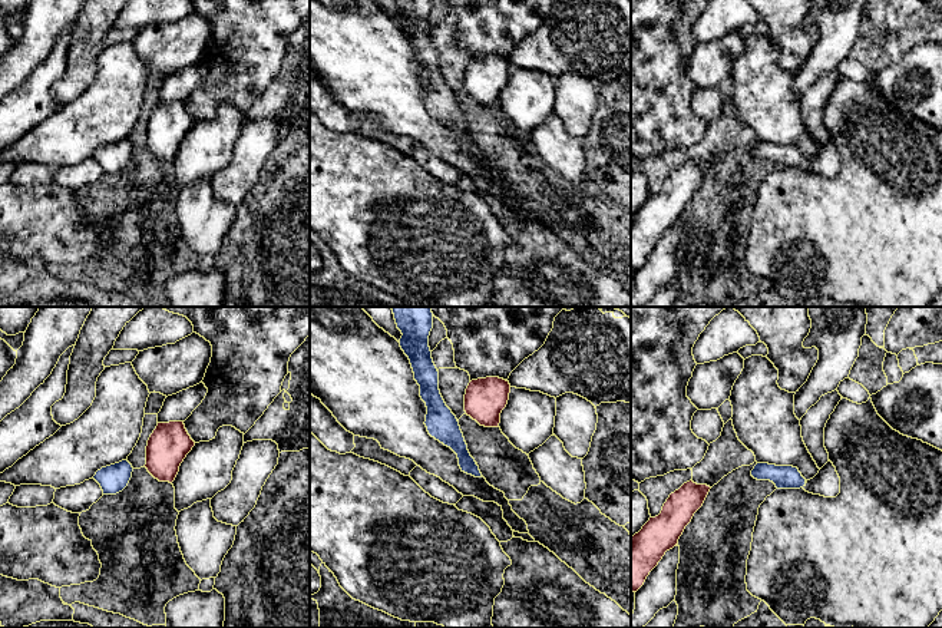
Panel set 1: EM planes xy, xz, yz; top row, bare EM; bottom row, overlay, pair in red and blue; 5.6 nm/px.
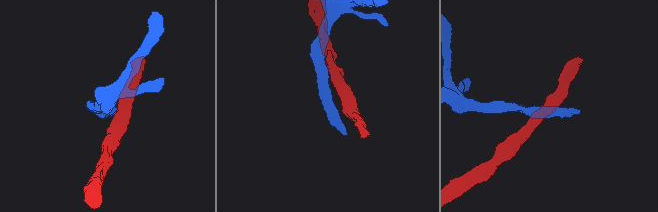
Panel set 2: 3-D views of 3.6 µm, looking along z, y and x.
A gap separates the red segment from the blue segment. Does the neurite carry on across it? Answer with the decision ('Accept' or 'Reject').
Reject

